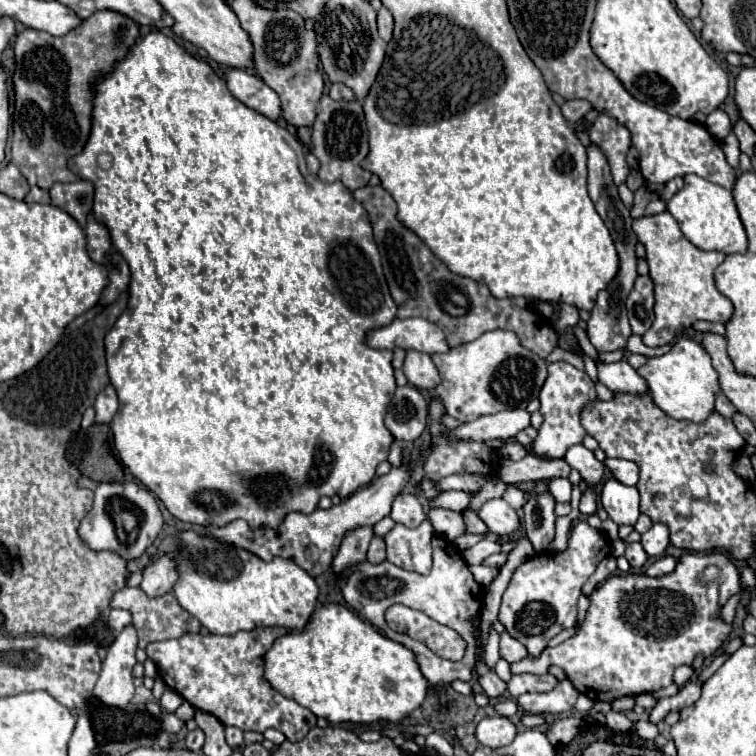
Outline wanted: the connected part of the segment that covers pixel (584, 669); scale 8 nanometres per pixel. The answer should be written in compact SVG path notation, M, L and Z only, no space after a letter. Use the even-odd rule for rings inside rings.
M686 553L680 557L680 565L670 575L650 579L644 573L624 573L612 575L604 583L600 583L594 593L590 595L590 607L580 631L572 637L562 641L552 649L544 649L538 658L526 656L518 663L510 664L513 675L532 673L542 675L548 671L550 665L558 665L564 669L570 683L592 701L614 701L626 695L640 695L640 693L654 693L662 687L672 685L674 669L686 663L692 663L696 655L708 651L716 651L726 641L728 633L732 631L720 619L720 607L740 591L738 569L734 567L732 559L722 553ZM702 565L718 565L720 577L712 583L702 583ZM720 585L726 585L726 597L720 599Z

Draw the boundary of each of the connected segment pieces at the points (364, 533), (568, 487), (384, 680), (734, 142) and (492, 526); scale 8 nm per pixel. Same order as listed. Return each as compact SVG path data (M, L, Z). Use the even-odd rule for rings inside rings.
M368 525L348 531L342 539L338 555L334 557L334 573L338 575L346 567L350 567L354 563L360 563L360 561L366 561L368 543L370 543L372 537L374 537L374 531Z
M552 479L550 483L550 493L554 495L556 501L562 503L570 503L570 491L572 491L572 483L568 479Z
M326 603L316 609L302 631L278 637L264 655L264 677L278 693L294 699L302 707L310 709L316 717L324 717L330 723L400 721L408 713L418 709L428 693L428 681L420 673L412 651L380 635L352 609L338 603Z
M730 133L724 141L722 141L722 151L726 155L726 161L738 169L738 155L740 155L740 147L738 147L738 139L734 133Z
M504 499L486 501L478 515L494 535L516 535L520 531L520 517Z

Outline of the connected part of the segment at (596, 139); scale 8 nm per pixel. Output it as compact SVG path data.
M602 113L590 127L590 141L600 147L600 151L606 155L610 169L612 169L612 179L616 185L624 183L628 177L628 163L626 163L626 153L630 149L630 131L620 125L614 117Z

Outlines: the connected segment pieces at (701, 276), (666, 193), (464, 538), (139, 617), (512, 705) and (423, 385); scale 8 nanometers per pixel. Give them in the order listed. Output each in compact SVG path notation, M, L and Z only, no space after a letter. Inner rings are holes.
M670 213L644 215L634 219L632 223L638 241L646 247L646 261L650 267L650 279L654 283L654 323L642 335L648 347L660 347L674 343L684 327L690 327L696 319L704 321L720 321L726 323L734 307L732 303L716 289L714 285L714 269L724 261L724 253L720 251L702 251L694 247L682 233L676 219Z
M675 177L665 185L660 198L668 203L674 196L674 193L678 192L682 187L684 187L684 179L682 177Z
M464 533L464 535L460 535L460 537L456 537L456 541L454 541L454 543L458 545L459 550L464 551L472 547L472 545L476 545L476 543L478 543L482 539L485 539L486 537L488 537L487 534L470 535L470 533Z
M124 587L112 597L110 607L126 609L126 611L132 613L132 625L134 625L134 629L138 633L138 647L140 649L146 649L146 645L154 643L154 641L178 639L178 637L182 637L186 633L198 633L200 631L200 621L196 621L188 611L184 611L172 593L166 593L164 597L150 599L138 587Z
M505 699L495 705L496 712L504 717L511 717L517 713L517 703L511 699Z
M408 349L402 371L408 383L418 389L434 389L440 383L440 375L436 373L436 367L432 365L432 359L428 353Z

